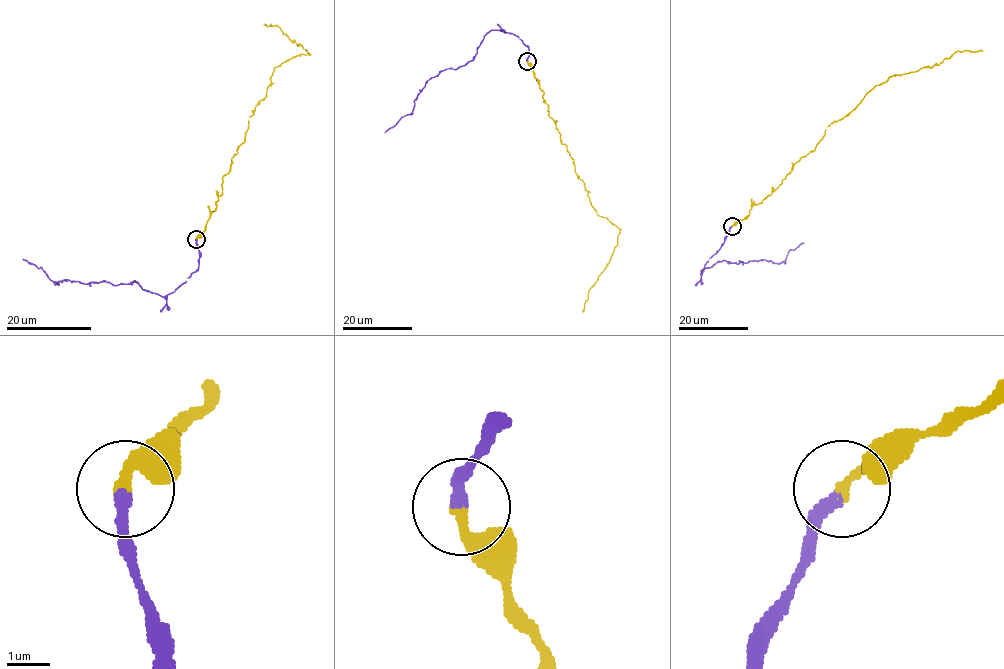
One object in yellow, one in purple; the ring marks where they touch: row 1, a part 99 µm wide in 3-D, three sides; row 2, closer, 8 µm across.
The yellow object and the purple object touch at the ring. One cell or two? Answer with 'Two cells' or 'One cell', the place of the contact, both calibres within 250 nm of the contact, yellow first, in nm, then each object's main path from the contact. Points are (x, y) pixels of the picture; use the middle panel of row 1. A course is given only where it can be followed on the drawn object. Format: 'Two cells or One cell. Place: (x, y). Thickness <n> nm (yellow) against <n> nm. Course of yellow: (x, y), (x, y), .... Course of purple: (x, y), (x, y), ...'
One cell. Place: (527, 61). Thickness 240 nm (yellow) against 280 nm. Course of yellow: (527, 61), (590, 203), (597, 214), (620, 230), (610, 261), (589, 289), (582, 311). Course of purple: (527, 61), (529, 49), (518, 37), (490, 30), (467, 63), (431, 77), (414, 101), (414, 109), (385, 132)

